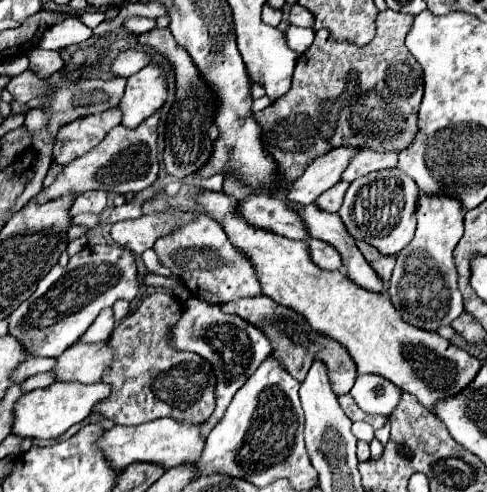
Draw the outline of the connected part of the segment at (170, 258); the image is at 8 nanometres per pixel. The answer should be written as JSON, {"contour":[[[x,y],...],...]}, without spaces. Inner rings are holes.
{"contour":[[[202,216],[184,228],[158,238],[154,244],[158,260],[172,270],[176,278],[180,278],[186,288],[196,296],[210,304],[224,304],[240,298],[262,296],[262,286],[256,276],[256,270],[248,256],[232,246],[224,228],[212,220],[210,216]]]}

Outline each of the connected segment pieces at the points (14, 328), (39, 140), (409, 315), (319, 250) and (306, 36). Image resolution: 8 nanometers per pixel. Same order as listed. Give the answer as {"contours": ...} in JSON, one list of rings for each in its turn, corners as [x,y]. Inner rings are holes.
{"contours":[[[[86,246],[76,256],[72,256],[68,260],[68,266],[66,268],[60,268],[56,264],[46,274],[46,278],[42,282],[38,282],[36,292],[28,300],[24,300],[16,308],[16,312],[10,314],[10,318],[8,318],[10,330],[8,332],[12,336],[16,336],[24,344],[24,348],[28,350],[28,354],[32,354],[32,356],[54,356],[54,358],[58,358],[68,346],[72,346],[74,342],[78,342],[78,338],[96,320],[96,316],[100,314],[100,310],[110,308],[120,298],[132,302],[136,298],[138,290],[140,290],[138,270],[136,270],[134,254],[130,250],[124,250],[122,246]]],[[[112,76],[112,78],[90,78],[90,80],[80,80],[80,82],[62,80],[54,88],[54,104],[50,108],[26,112],[26,122],[24,124],[34,132],[34,148],[40,152],[40,160],[36,163],[32,180],[16,201],[14,208],[12,208],[12,214],[8,216],[8,219],[43,189],[43,180],[52,163],[52,147],[56,140],[58,128],[64,126],[66,122],[76,120],[76,118],[82,118],[82,116],[88,116],[88,114],[98,114],[98,112],[104,112],[108,108],[118,106],[120,98],[124,96],[124,86],[126,86],[126,78],[116,78],[116,76]]],[[[422,194],[418,198],[416,218],[416,236],[398,254],[388,292],[406,322],[416,328],[436,332],[440,326],[450,326],[464,312],[462,294],[458,290],[458,272],[452,254],[464,232],[464,212],[460,202],[454,198]]],[[[310,240],[310,256],[316,262],[316,266],[324,270],[340,270],[342,266],[340,252],[334,246],[320,240]]],[[[290,26],[286,32],[286,44],[290,50],[294,50],[296,54],[304,54],[304,50],[308,50],[308,46],[312,44],[312,28],[300,28],[300,26]]]]}

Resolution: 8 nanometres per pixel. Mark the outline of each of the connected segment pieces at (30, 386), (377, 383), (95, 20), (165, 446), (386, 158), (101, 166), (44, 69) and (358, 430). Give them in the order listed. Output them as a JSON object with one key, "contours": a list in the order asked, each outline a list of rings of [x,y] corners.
{"contours":[[[[44,372],[44,374],[34,374],[34,376],[30,376],[28,380],[26,380],[26,384],[24,384],[24,388],[30,392],[30,390],[34,390],[34,388],[40,388],[40,386],[50,386],[50,384],[54,384],[56,380],[52,378],[52,372]]],[[[364,374],[356,376],[350,396],[356,400],[360,410],[390,416],[402,398],[402,390],[378,374]]],[[[90,10],[90,12],[78,14],[78,18],[80,18],[88,28],[94,28],[94,26],[98,26],[106,16],[104,16],[104,12],[100,12],[100,10]]],[[[160,418],[152,420],[148,424],[140,426],[114,426],[112,430],[104,432],[104,438],[100,442],[110,466],[116,470],[124,470],[132,462],[156,462],[164,468],[180,466],[182,462],[196,462],[204,450],[204,436],[202,436],[204,422],[188,424],[188,422],[176,422],[172,418]]],[[[360,150],[354,160],[350,162],[350,166],[344,170],[342,180],[352,182],[360,176],[366,176],[370,172],[376,170],[384,170],[384,168],[394,168],[398,162],[398,152],[374,152],[374,150]]],[[[162,110],[146,118],[136,130],[128,130],[126,126],[116,126],[108,136],[92,148],[88,154],[76,158],[76,162],[70,162],[64,166],[64,172],[56,178],[56,182],[50,188],[44,188],[36,200],[48,202],[52,198],[64,196],[68,192],[74,192],[76,196],[84,190],[106,190],[112,194],[128,194],[128,192],[140,192],[146,186],[150,186],[158,176],[158,122],[160,122]]],[[[32,48],[28,50],[28,60],[30,60],[30,70],[36,72],[40,78],[46,78],[54,70],[60,70],[62,56],[58,50],[44,50],[44,48]]],[[[354,422],[352,432],[362,442],[372,442],[372,438],[374,438],[374,428],[370,424],[366,424],[366,422]]]]}

